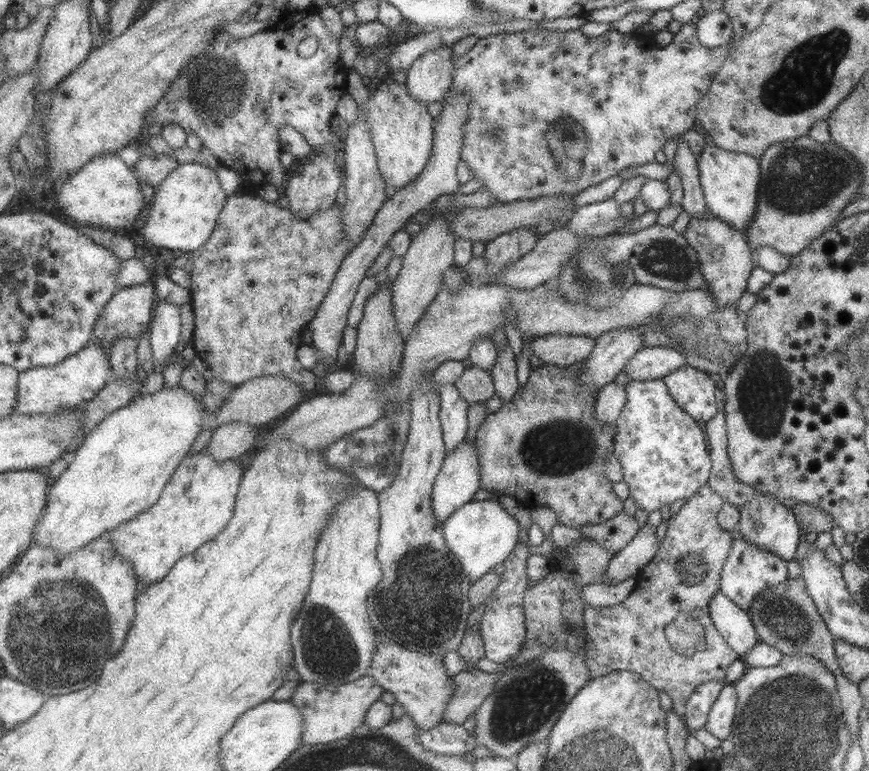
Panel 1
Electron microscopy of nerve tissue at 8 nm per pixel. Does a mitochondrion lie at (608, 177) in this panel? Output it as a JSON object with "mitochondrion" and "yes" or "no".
{"mitochondrion":"no"}

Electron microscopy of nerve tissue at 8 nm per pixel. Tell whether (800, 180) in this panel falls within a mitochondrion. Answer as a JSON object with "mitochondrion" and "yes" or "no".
{"mitochondrion":"yes"}

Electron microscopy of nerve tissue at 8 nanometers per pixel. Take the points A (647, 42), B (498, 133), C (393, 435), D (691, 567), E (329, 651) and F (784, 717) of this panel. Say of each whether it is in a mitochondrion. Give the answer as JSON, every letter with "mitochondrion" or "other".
{"A":"other","B":"mitochondrion","C":"other","D":"mitochondrion","E":"mitochondrion","F":"mitochondrion"}

